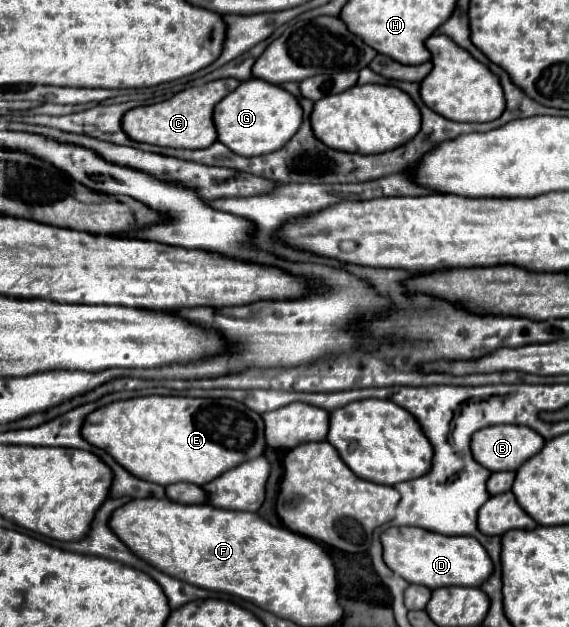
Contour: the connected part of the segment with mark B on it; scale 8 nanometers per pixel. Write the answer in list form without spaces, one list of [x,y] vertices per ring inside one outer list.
[[[494,425],[472,437],[474,459],[490,471],[516,471],[544,447],[542,435],[522,425]]]

